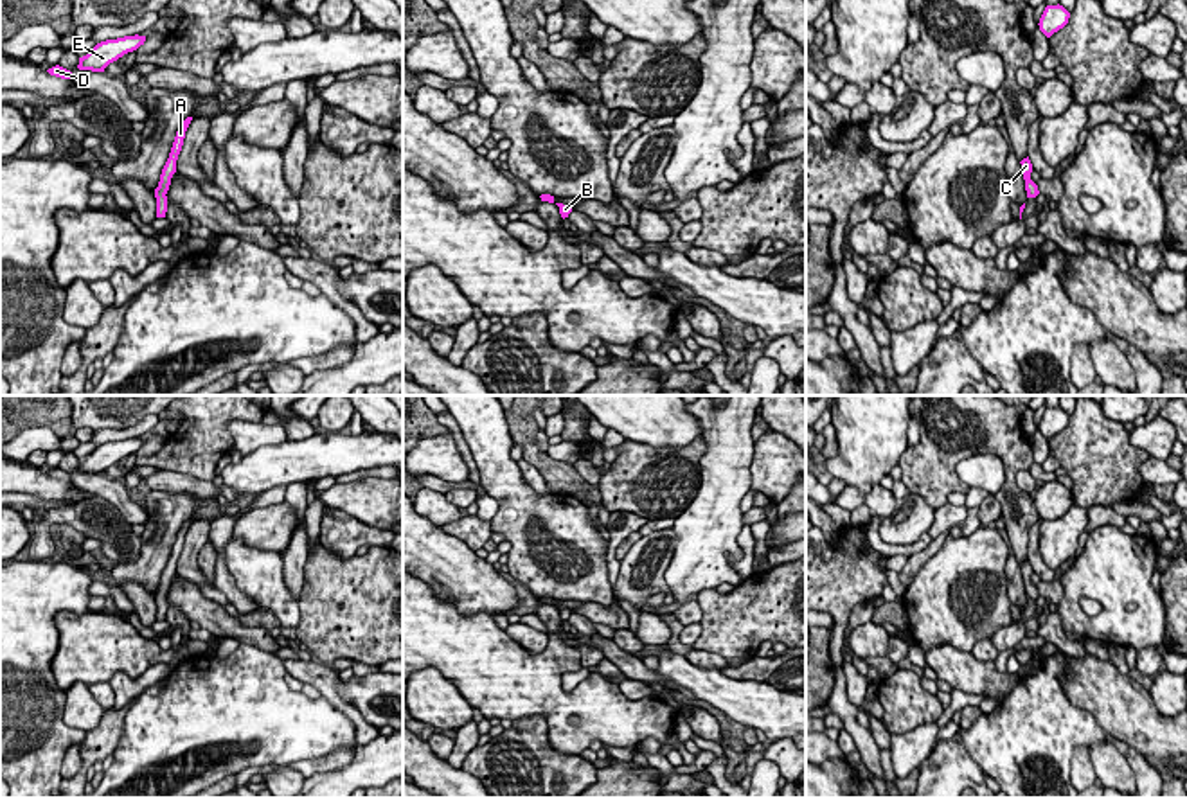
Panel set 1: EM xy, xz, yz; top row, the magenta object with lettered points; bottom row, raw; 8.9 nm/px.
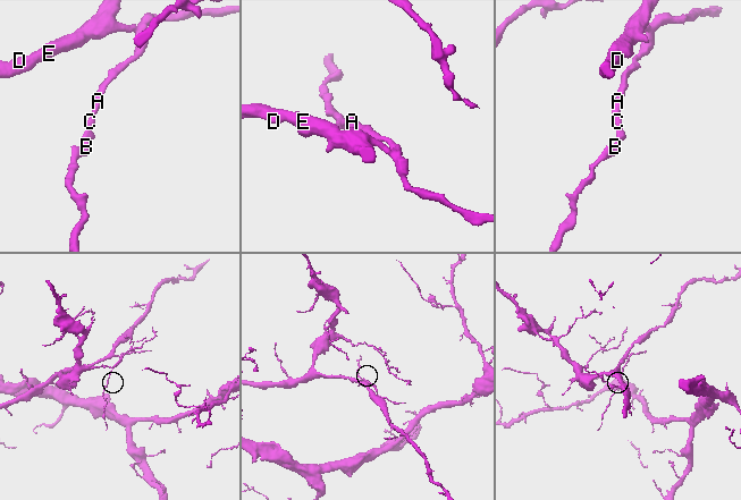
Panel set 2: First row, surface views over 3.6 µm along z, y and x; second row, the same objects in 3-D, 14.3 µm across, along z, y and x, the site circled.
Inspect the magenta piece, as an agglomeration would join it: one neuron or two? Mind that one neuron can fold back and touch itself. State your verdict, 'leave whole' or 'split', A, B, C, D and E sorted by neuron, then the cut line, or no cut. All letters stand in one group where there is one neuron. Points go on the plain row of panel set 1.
leave whole; A B C D E; no cut

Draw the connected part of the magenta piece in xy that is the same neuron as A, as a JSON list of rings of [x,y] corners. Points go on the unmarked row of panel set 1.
[[[187,519],[182,525],[182,528],[178,530],[171,555],[169,555],[169,561],[167,561],[164,572],[162,572],[158,590],[155,591],[156,620],[165,620],[165,615],[167,615],[167,598],[165,597],[169,593],[171,581],[176,575],[176,563],[178,563],[178,557],[182,554],[185,534],[187,534],[191,523],[192,523],[192,519]]]

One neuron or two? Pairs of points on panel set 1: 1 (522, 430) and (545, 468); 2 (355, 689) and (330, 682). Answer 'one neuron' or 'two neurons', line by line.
1: one neuron
2: two neurons

